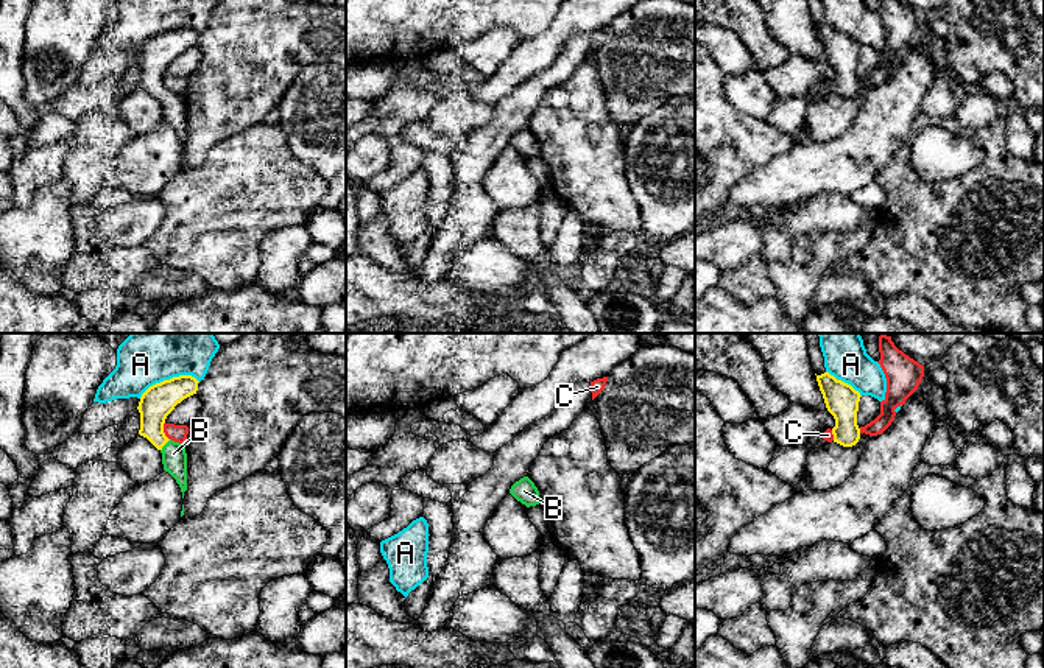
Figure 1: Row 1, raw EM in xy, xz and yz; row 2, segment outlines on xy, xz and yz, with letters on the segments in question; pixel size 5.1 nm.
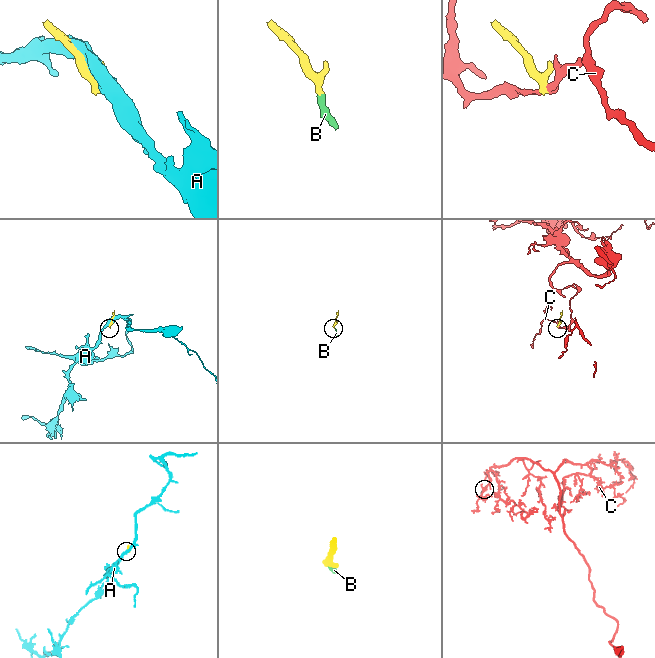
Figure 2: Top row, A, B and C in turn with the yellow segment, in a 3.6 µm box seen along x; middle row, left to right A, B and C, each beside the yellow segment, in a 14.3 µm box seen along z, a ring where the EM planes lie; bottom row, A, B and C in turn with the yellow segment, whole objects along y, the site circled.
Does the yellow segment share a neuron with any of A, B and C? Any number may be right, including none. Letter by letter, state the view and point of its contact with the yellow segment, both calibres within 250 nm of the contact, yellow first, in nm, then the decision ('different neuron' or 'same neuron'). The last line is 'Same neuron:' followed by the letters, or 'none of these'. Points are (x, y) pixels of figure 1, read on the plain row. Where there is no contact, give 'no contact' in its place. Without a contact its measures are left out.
A: meets yellow in xy at (170, 30); 170 nm thick on the yellow side, 220 nm on the other; different neuron
B: meets yellow in xy at (164, 95); 170 nm thick on the yellow side, 130 nm on the other; same neuron
C: meets yellow in xy at (162, 83); 170 nm thick on the yellow side, 90 nm on the other; different neuron
Same neuron: B

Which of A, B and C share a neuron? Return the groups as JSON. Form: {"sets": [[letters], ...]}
{"sets": [["A"], ["B"], ["C"]]}

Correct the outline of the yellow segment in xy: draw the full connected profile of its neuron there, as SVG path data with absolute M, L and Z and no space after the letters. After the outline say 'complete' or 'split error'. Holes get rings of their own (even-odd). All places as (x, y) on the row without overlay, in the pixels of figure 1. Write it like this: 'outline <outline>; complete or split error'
outline M179 26L150 37L140 48L140 81L160 104L164 121L168 123L181 139L182 149L187 142L187 104L185 97L168 90L164 84L167 67L184 50L196 45L198 31L192 26Z; split error

